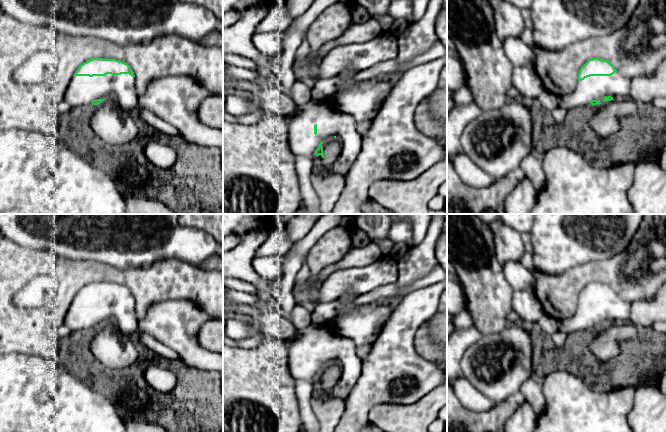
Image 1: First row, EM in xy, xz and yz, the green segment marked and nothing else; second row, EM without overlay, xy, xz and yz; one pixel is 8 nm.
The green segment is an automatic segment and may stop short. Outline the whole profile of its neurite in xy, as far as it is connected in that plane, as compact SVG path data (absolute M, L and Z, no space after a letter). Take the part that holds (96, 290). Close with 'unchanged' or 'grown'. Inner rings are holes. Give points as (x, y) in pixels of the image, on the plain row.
M95 281L76 294L64 324L71 331L81 331L98 329L107 322L113 322L124 335L135 332L138 329L135 299L123 285Z; grown

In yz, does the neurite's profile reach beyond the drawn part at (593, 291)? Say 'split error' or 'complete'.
split error

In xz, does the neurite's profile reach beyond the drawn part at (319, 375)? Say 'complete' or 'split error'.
split error

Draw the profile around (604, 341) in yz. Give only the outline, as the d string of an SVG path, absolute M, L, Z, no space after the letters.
M629 322L604 325L590 344L591 352L601 361L608 361L621 353L621 344L638 338L637 327Z

